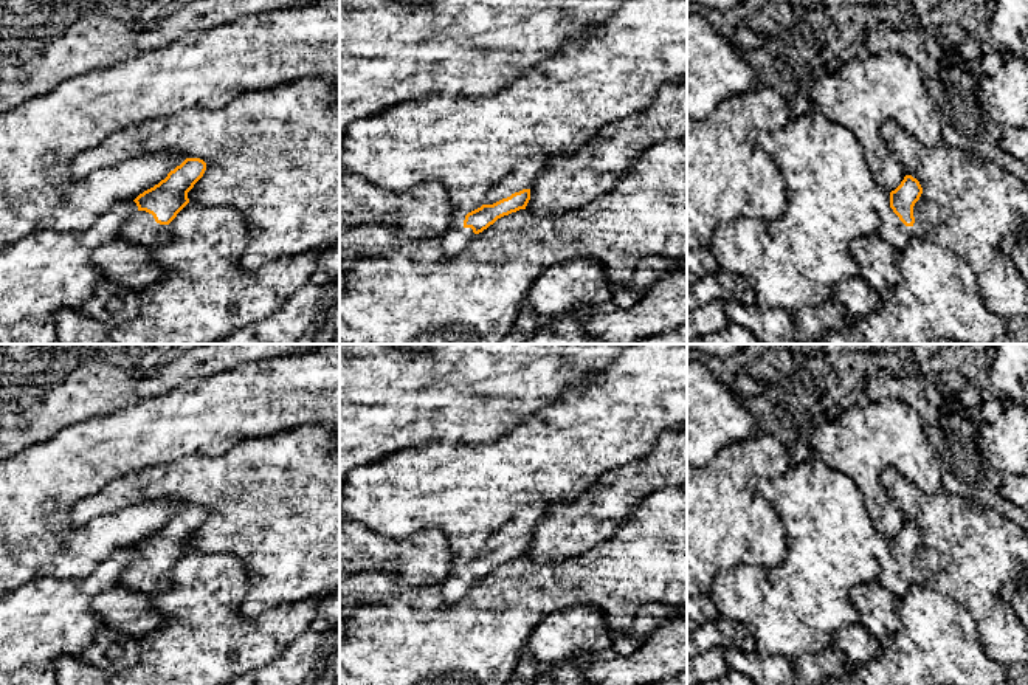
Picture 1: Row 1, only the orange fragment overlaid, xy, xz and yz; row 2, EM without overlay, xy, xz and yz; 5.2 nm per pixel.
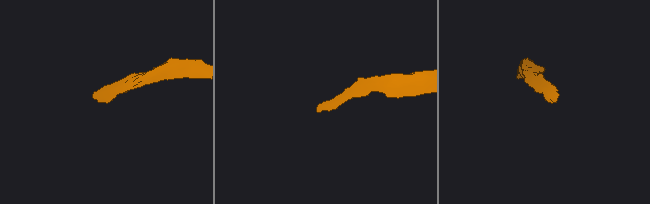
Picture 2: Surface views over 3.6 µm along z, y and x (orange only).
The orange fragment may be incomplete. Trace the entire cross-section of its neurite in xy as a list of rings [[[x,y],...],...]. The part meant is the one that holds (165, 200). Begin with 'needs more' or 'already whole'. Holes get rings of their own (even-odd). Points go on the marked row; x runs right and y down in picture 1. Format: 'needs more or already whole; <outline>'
needs more; [[[186,158],[154,188],[140,194],[133,201],[138,211],[129,217],[118,237],[150,250],[172,240],[169,223],[189,203],[188,192],[203,177],[206,163],[200,158]]]

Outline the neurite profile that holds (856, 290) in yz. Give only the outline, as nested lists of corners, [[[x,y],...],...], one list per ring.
[[[859,276],[837,284],[833,291],[833,299],[842,304],[853,318],[865,316],[882,305],[882,294]]]

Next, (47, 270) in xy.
[[[133,200],[115,203],[96,222],[82,232],[62,232],[42,228],[23,239],[0,248],[0,344],[54,344],[56,325],[53,315],[64,307],[79,308],[95,293],[96,285],[104,281],[91,263],[98,246],[118,237],[122,223],[138,211]]]

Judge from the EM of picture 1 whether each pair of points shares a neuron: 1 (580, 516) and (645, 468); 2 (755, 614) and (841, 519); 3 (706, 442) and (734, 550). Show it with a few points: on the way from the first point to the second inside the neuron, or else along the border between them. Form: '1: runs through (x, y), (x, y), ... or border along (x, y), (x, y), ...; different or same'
1: runs through (596, 515), (630, 484); same
2: runs through (779, 591), (827, 543); same
3: border along (741, 439), (724, 445), (703, 465); different

